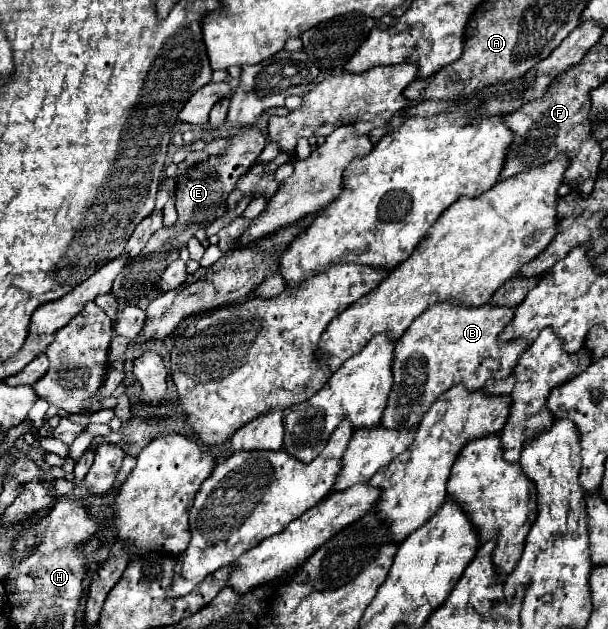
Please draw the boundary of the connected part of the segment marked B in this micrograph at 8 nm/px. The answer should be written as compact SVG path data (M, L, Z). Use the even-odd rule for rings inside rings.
M434 304L404 332L394 348L392 376L394 384L388 396L382 428L414 428L424 412L442 396L450 386L464 384L468 392L480 390L488 378L504 380L514 372L518 358L524 354L526 344L514 340L500 344L498 334L512 320L514 308L498 308L484 304L480 308Z

